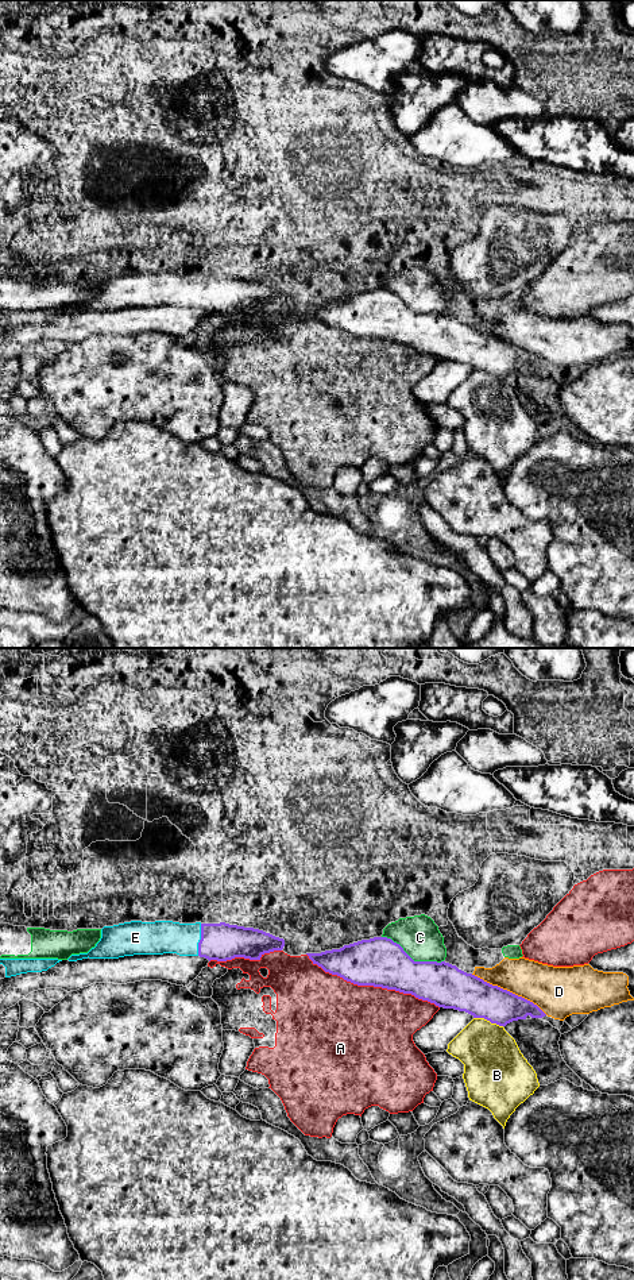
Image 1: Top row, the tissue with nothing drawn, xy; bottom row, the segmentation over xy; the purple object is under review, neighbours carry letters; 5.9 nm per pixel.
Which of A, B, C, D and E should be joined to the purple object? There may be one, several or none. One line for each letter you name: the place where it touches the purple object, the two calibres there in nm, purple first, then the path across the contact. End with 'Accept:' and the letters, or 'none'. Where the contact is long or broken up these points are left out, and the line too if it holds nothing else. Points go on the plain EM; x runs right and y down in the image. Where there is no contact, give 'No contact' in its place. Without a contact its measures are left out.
E: Touches purple at xy (200, 292). Thickness 220 nm (purple) against 200 nm. Path across: xy (221, 293), (200, 292), (158, 289)
Accept: E

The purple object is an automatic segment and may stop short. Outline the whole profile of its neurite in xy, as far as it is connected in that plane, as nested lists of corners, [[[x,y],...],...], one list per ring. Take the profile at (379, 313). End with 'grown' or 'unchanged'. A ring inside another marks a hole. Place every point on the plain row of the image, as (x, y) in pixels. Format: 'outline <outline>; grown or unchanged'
outline [[[374,289],[370,292],[362,292],[349,297],[344,297],[340,301],[325,302],[321,305],[306,305],[313,316],[321,319],[325,324],[337,327],[347,334],[351,334],[357,338],[374,338],[387,342],[395,342],[403,346],[411,346],[418,351],[428,352],[434,355],[438,359],[455,361],[459,363],[465,363],[473,370],[484,370],[491,375],[499,378],[506,378],[507,375],[518,371],[526,371],[527,367],[531,370],[542,370],[546,366],[533,354],[518,348],[507,342],[503,342],[498,338],[492,338],[483,331],[467,325],[459,321],[456,317],[441,313],[414,313],[403,300],[387,289]]]; unchanged

